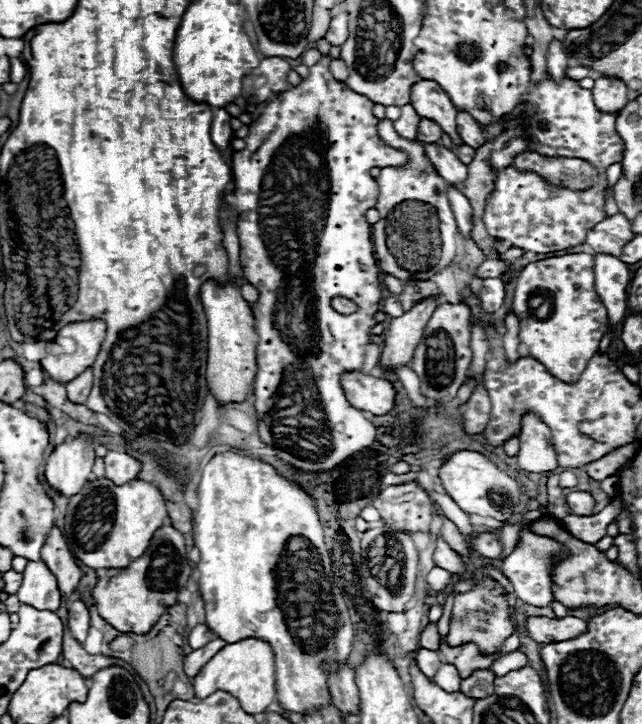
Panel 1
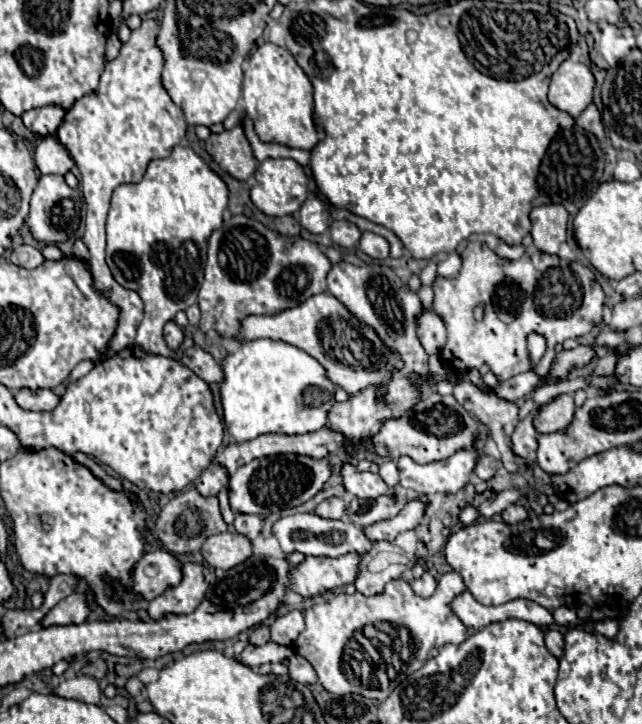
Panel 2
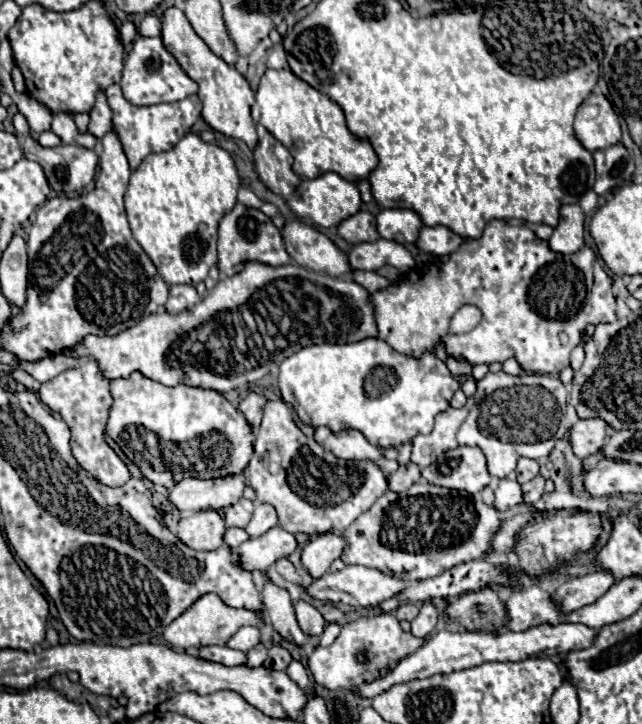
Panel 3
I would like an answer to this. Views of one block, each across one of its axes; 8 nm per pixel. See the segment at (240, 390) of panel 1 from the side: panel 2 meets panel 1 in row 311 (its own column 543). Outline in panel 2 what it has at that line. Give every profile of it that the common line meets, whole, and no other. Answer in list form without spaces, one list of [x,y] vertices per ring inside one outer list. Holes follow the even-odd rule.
[[[544,204],[536,206],[530,212],[534,244],[546,254],[556,254],[560,244],[566,240],[568,232],[568,210],[562,204]]]

